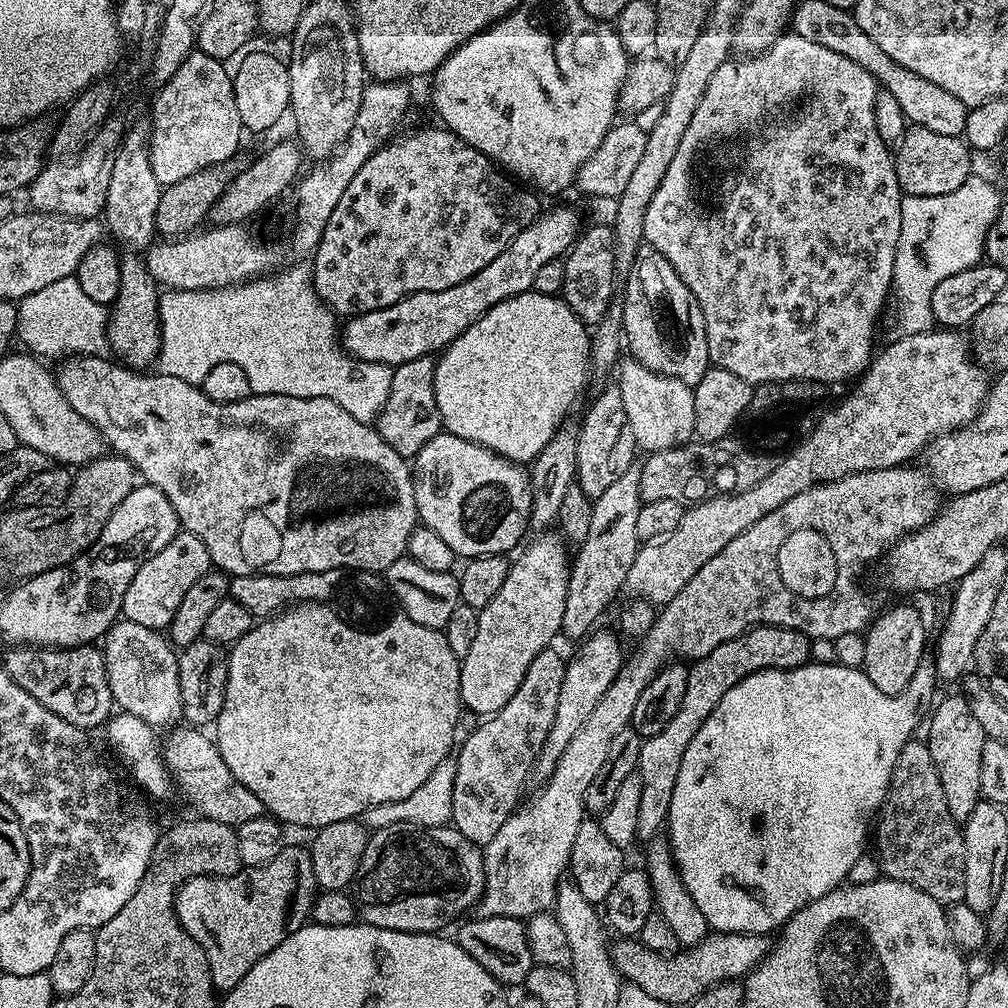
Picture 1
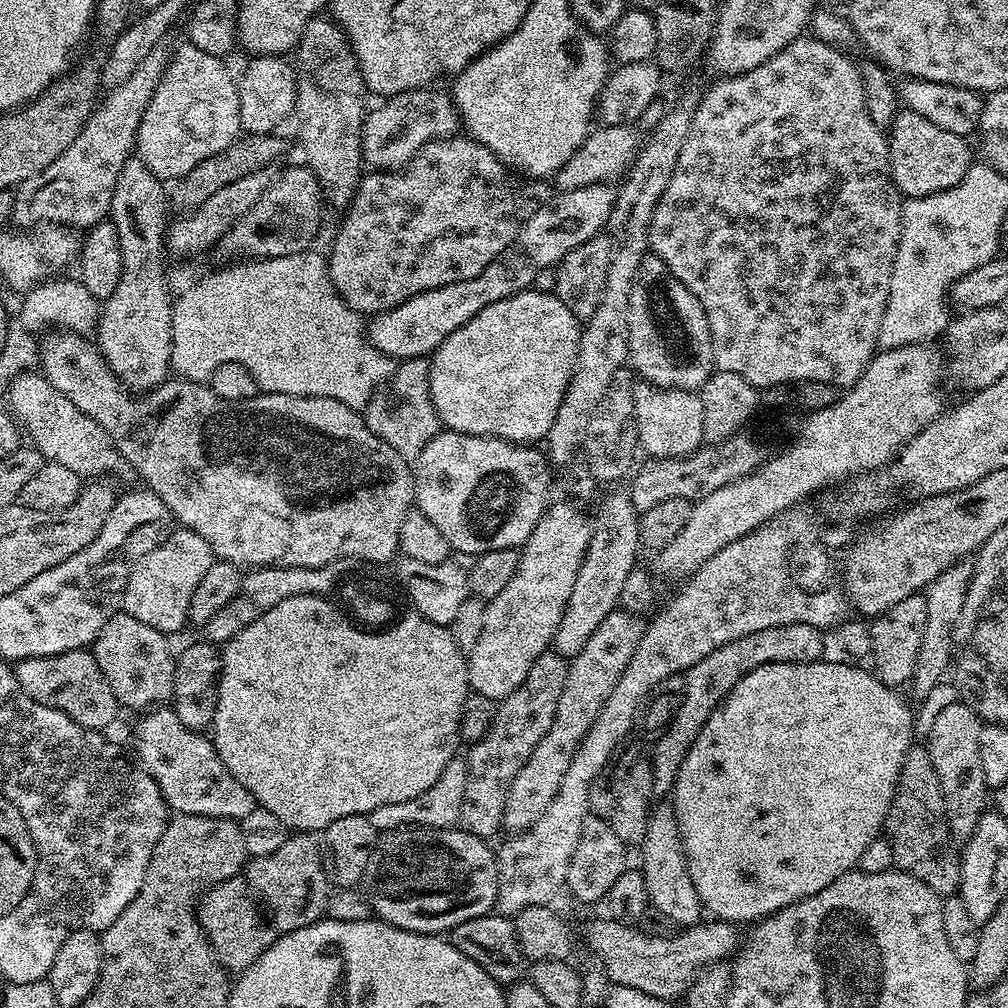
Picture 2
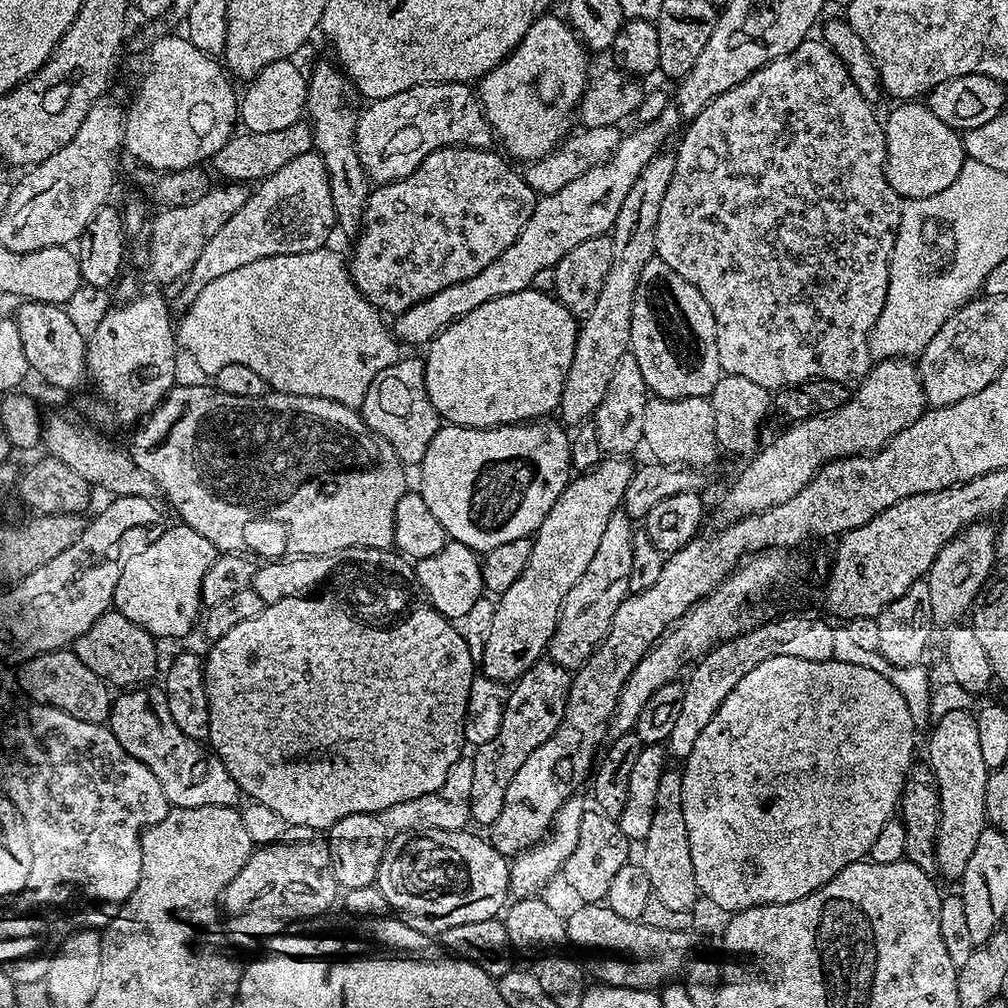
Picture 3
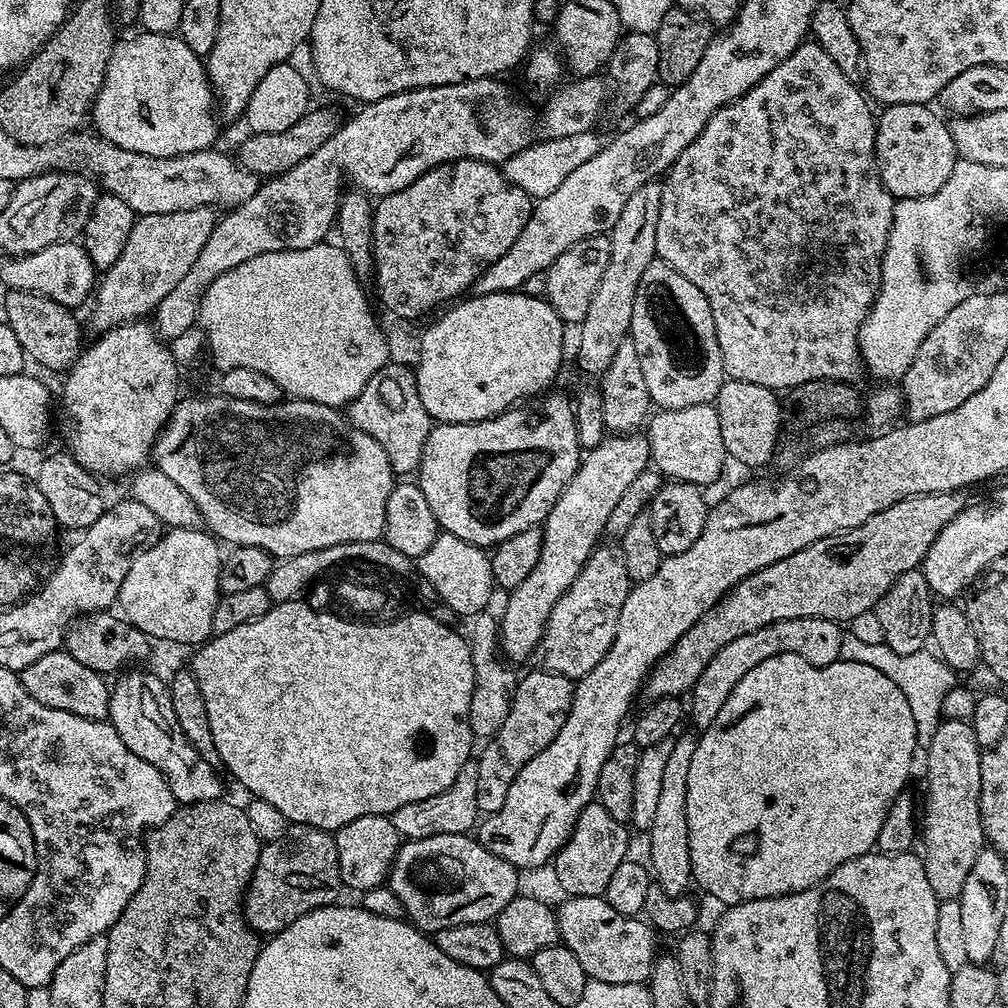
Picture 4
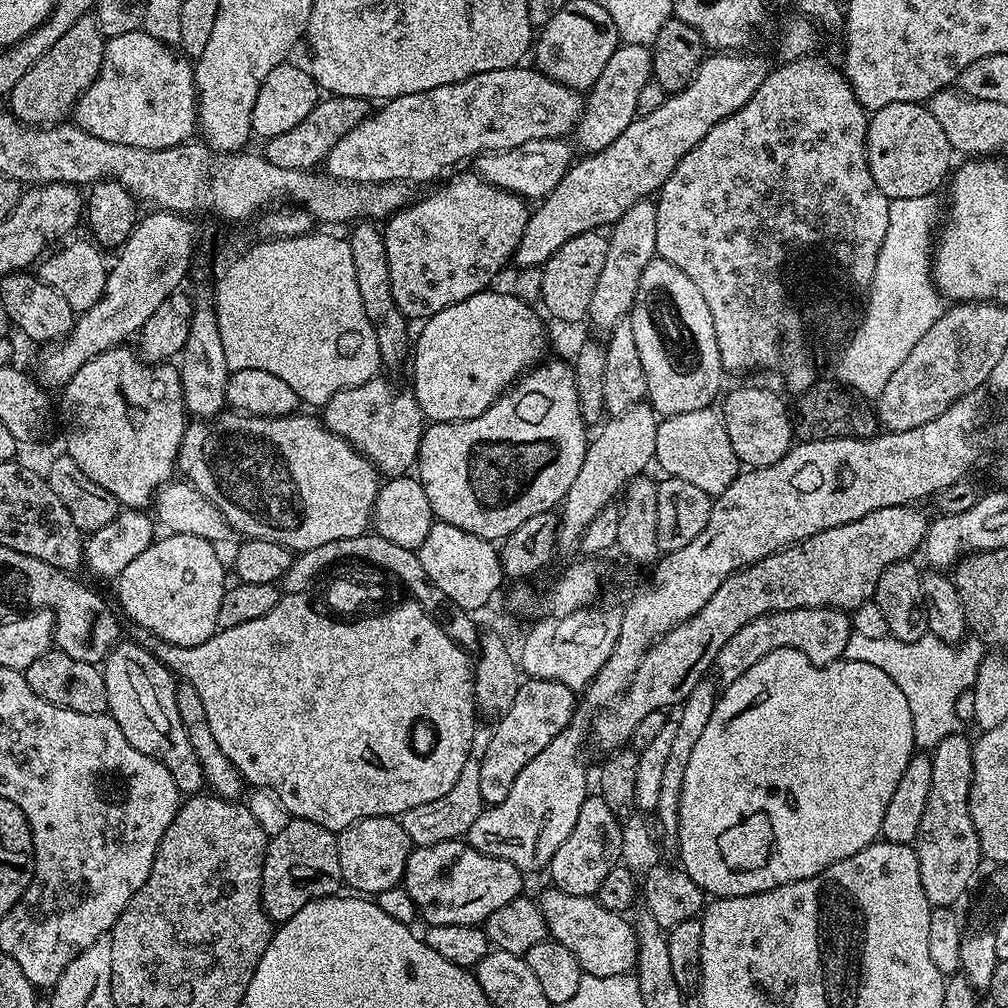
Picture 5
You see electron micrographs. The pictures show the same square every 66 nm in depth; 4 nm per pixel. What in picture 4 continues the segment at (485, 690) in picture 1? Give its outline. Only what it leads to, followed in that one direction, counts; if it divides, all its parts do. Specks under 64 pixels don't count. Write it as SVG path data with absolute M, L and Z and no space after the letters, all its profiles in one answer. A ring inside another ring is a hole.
M612 434L598 446L587 449L583 453L574 478L570 478L570 482L562 490L558 502L554 502L550 514L544 519L542 525L544 541L534 570L530 570L526 582L522 582L507 593L508 601L504 604L504 613L499 613L499 651L505 661L524 660L527 656L529 659L535 653L558 598L562 598L562 594L567 592L568 587L575 582L578 574L584 568L584 563L596 551L602 540L604 526L610 518L611 512L614 511L614 506L618 506L622 494L626 494L630 482L634 482L634 478L638 478L638 474L642 474L649 467L651 455L648 438L644 434Z

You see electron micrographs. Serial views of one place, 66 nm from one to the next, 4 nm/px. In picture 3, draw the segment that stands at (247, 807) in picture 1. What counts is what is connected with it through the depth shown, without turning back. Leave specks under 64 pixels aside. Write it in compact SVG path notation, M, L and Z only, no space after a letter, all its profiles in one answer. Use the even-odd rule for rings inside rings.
M141 686L115 697L110 713L110 727L122 750L138 758L138 762L152 771L171 807L236 808L241 803L242 793L230 778L224 763L216 757L215 752L206 750L201 741L191 740L189 736L182 734L182 730L178 730L178 726L174 726L174 717L170 714L170 706L166 706L163 691L159 687L151 688Z

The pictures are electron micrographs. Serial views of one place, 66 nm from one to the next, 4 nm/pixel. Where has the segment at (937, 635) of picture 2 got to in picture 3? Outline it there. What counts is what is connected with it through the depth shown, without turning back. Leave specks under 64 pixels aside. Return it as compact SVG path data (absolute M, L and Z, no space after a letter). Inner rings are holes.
M977 522L962 529L952 541L942 546L938 558L934 558L926 579L930 586L930 614L937 629L944 630L955 625L959 621L956 619L971 609L986 583L986 577L993 571L992 563L997 563L998 557L996 528L990 525L988 522Z

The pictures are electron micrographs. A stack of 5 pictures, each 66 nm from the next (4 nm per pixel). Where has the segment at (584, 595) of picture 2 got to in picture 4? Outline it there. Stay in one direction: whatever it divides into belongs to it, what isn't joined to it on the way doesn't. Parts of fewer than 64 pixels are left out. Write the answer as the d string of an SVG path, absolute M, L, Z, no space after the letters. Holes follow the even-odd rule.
M597 547L575 582L562 594L562 598L558 598L536 646L534 661L537 669L562 674L575 682L590 674L590 670L606 658L606 650L610 650L610 642L614 642L618 614L622 610L622 602L626 602L628 597L630 581L619 547L604 547Z

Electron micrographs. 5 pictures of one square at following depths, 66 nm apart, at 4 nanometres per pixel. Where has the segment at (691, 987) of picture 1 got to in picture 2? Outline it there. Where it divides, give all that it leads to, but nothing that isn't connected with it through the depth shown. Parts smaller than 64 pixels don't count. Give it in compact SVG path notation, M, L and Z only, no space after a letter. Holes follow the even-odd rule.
M605 918L589 922L584 940L600 959L599 967L613 985L642 990L654 998L671 1002L675 996L683 997L687 993L701 968L727 961L742 943L741 933L736 933L739 932L737 925L715 918L709 921L709 924L701 922L685 927L677 931L680 932L677 936L654 936L632 924Z

